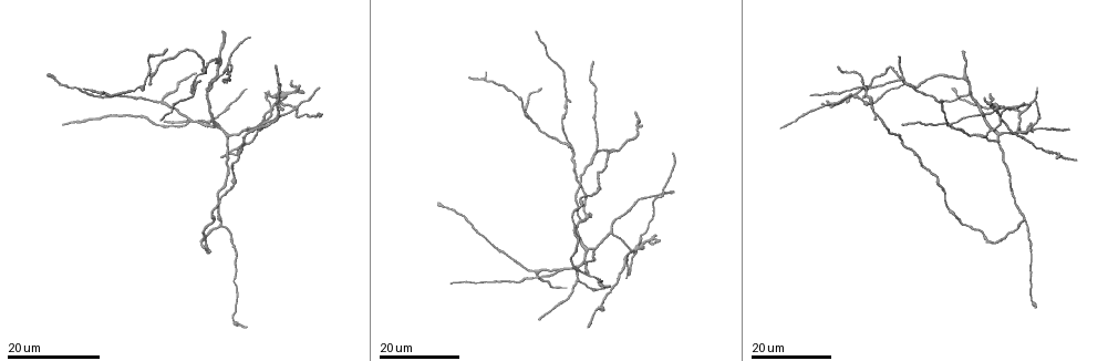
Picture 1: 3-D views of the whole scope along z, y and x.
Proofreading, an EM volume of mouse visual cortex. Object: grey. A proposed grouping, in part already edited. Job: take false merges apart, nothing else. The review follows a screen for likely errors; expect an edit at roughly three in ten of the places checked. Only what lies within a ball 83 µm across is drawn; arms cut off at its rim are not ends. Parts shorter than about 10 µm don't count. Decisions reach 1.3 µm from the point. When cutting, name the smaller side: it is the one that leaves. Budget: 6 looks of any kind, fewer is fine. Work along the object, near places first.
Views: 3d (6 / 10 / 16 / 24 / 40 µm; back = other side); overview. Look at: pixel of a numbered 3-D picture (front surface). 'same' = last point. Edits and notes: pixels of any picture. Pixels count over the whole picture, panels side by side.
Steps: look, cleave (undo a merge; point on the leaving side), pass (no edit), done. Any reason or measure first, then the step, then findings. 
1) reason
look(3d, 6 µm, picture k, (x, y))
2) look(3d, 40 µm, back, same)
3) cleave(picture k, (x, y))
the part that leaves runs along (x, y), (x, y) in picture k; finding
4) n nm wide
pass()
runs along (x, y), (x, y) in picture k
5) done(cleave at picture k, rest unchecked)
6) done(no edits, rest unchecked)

arms part here
look(3d, 24 µm, picture 1, (983, 136))

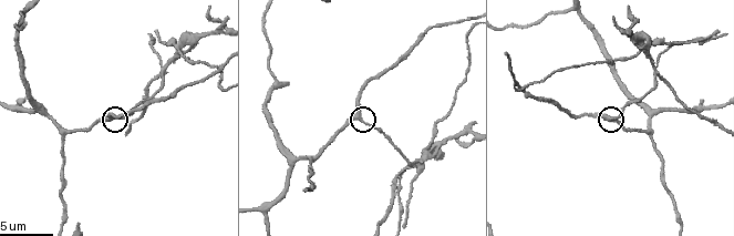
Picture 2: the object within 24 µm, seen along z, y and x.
zoom in
look(3d, 6 µm, picture 2, (609, 117))

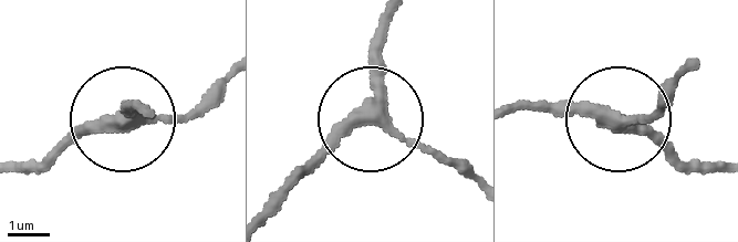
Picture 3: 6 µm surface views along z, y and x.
look(3d, 6 µm, back, picture 3, (383, 119))

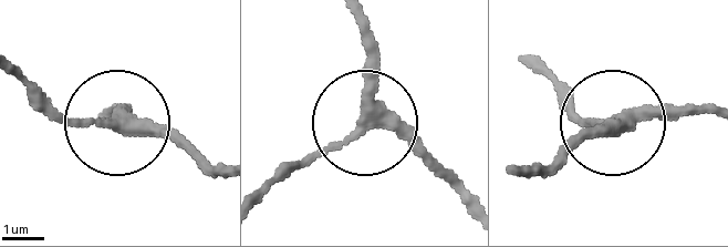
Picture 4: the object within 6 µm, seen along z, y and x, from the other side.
290 nm wide
pass()
runs along (526, 170), (547, 166), (610, 117), (713, 106) in picture 4; continuous, no second neuron

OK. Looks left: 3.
looks like a crossing
look(3d, 16 µm, picture 2, (404, 165))

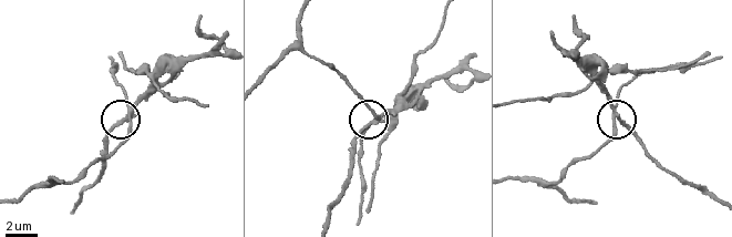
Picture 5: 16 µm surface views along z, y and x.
zoom in
look(3d, 6 µm, picture 5, (619, 121))

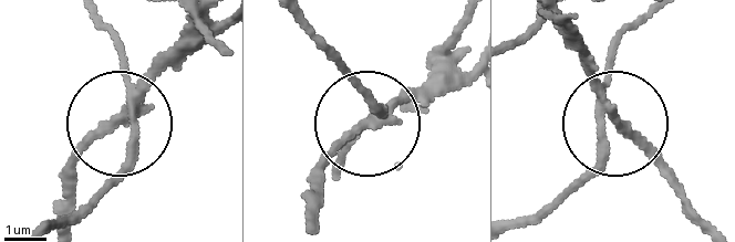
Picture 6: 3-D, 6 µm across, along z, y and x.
4 arms
cleave(picture 6, (179, 59))
the part that leaves runs along (135, 100), (145, 71), (195, 22), (223, 43) in picture 6; two neurons meet here

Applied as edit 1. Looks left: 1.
arms part here
look(3d, 6 µm, picture 2, (277, 78))

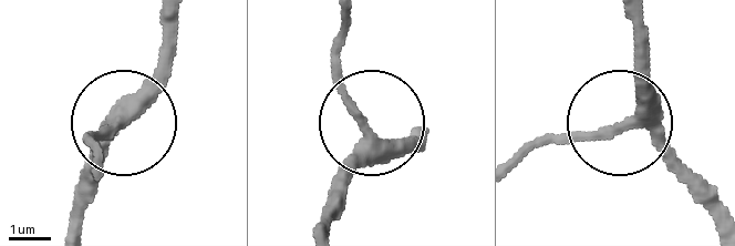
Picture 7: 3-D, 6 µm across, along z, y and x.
pass()
runs along (718, 205), (633, 126), (531, 141) in picture 7; continuous, no second neuron

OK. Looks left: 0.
done(cleave at picture 6, rest unchecked)

